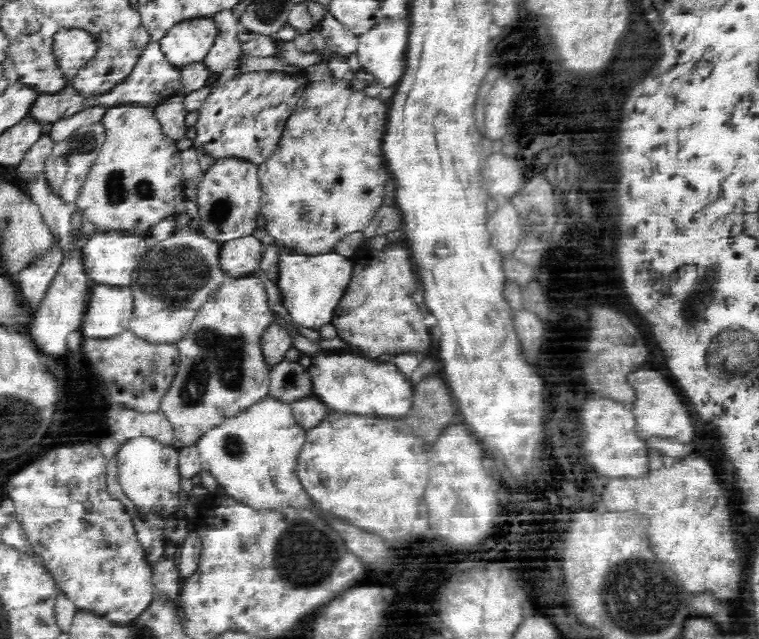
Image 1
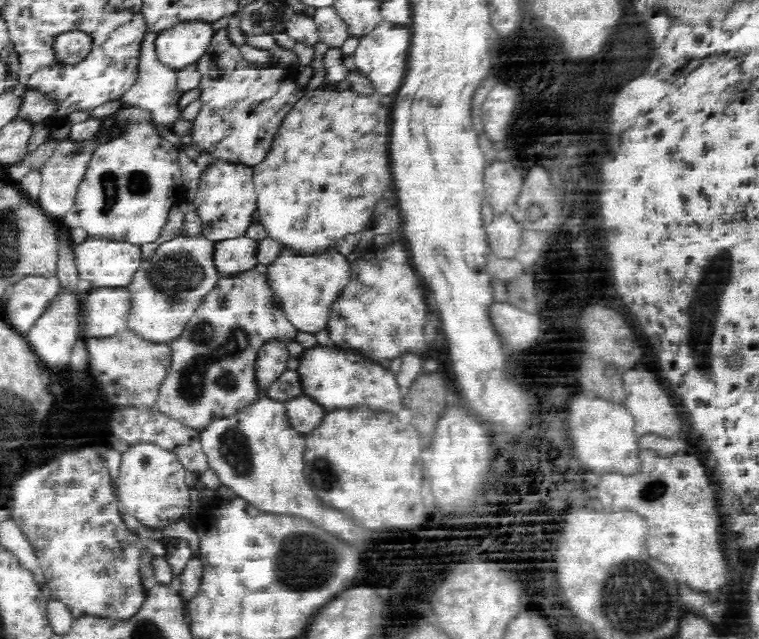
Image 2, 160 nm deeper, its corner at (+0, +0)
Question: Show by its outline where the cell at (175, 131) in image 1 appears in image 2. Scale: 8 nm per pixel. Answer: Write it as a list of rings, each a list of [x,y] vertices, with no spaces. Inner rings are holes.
[[[146,32],[145,40],[142,42],[141,62],[139,64],[139,78],[137,84],[128,92],[125,92],[119,99],[124,107],[140,108],[150,112],[152,121],[171,129],[174,122],[181,118],[180,98],[183,92],[177,87],[176,71],[167,68],[155,52],[155,39],[157,35]]]

